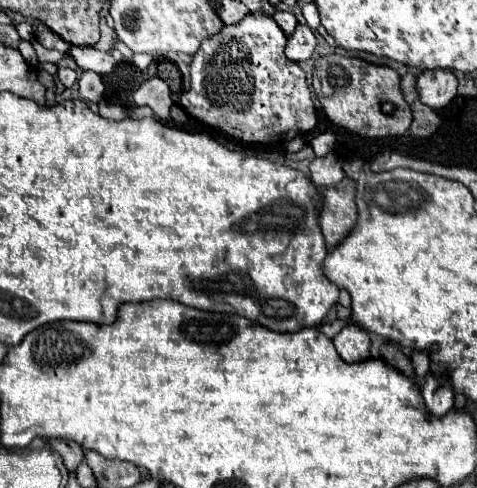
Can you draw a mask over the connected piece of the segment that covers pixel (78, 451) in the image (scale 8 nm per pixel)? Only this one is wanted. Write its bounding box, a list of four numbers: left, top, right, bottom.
[49,440,83,472]

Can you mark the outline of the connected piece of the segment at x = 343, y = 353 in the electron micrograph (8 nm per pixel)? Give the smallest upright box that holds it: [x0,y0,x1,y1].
[333,326,371,364]

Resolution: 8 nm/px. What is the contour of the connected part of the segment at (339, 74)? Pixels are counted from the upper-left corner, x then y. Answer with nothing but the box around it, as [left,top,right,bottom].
[313,54,411,138]

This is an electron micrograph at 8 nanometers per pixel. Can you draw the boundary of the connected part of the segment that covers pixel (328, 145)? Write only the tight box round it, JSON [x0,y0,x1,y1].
[311,132,337,156]

